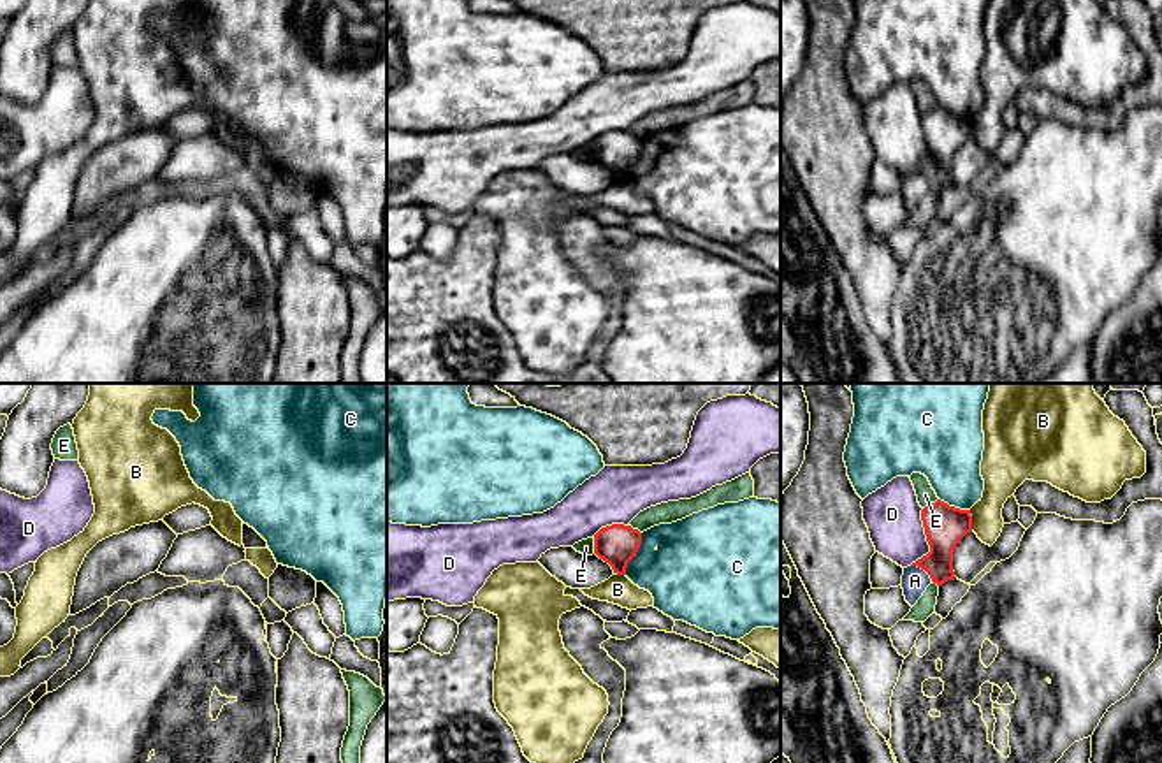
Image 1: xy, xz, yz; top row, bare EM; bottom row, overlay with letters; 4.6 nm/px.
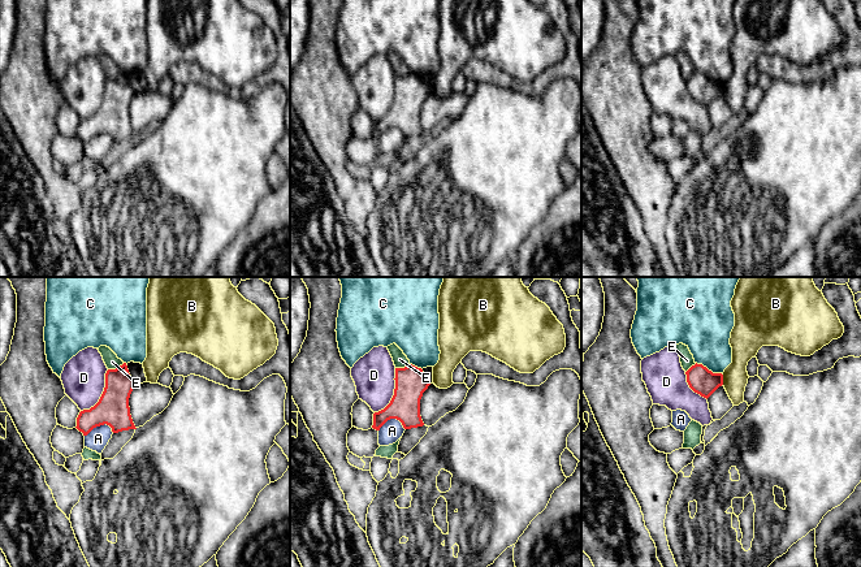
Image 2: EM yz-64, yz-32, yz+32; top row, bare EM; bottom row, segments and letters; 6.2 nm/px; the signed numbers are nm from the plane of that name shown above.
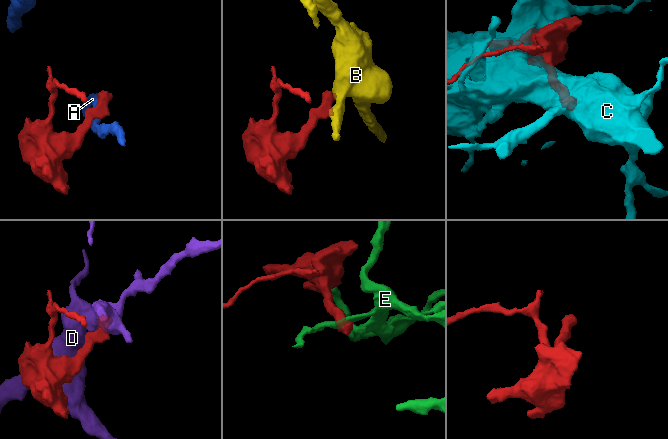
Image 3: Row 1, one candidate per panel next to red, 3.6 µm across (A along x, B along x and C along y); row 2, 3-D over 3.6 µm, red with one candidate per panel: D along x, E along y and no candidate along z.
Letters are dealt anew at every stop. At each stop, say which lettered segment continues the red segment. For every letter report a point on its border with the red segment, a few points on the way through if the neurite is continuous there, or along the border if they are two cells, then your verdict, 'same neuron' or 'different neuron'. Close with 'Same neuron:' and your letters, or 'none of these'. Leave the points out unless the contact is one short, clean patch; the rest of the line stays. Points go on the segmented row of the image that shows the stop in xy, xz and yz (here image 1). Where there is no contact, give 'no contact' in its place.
A: contact yz (923, 568); border yz (911, 565), (916, 565), (932, 581); different neuron
B: contact yz (971, 521); border yz (969, 510), (973, 530); different neuron
C: contact xz (635, 554); different neuron
D: contact yz (927, 540); border yz (922, 508), (922, 526), (929, 551), (909, 565); different neuron
E: contact xz (595, 545); different neuron
Same neuron: none of these

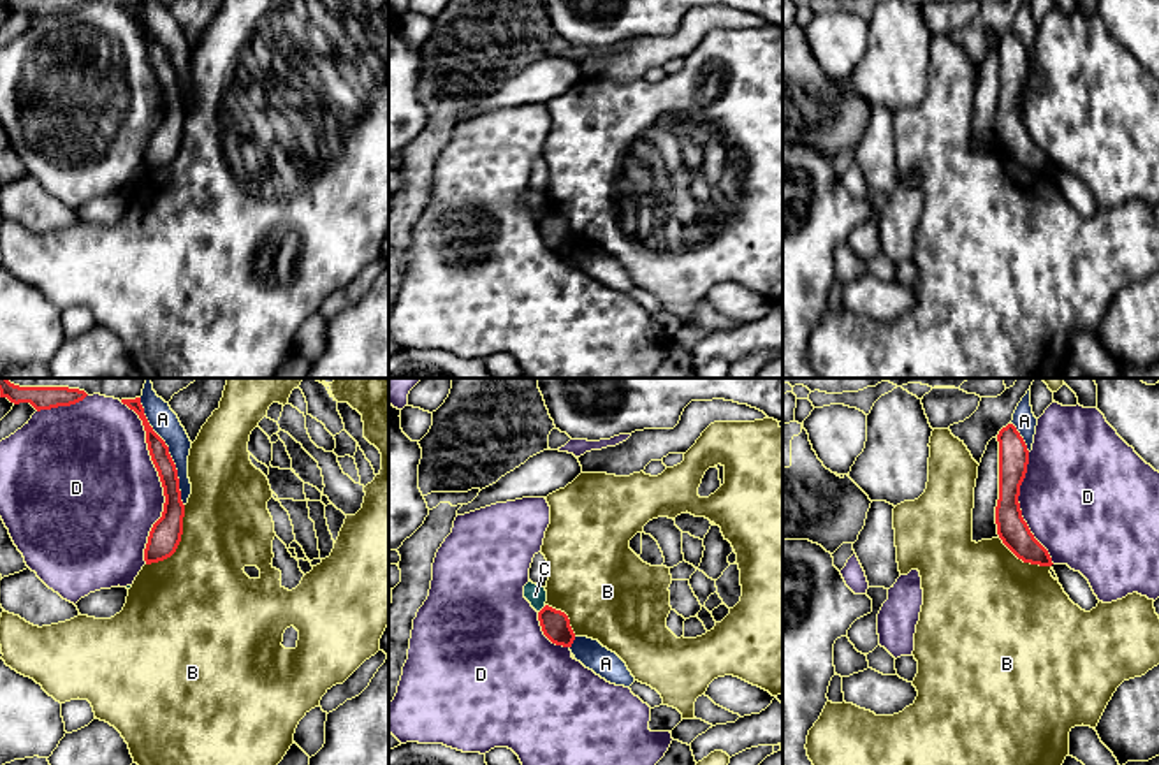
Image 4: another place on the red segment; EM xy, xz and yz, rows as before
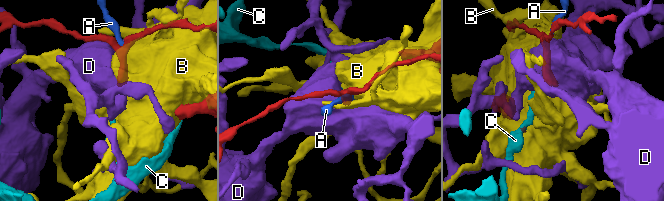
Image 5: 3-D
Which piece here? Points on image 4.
A: contact xy (167, 452); different neuron
B: contact xy (180, 540); different neuron
C: contact xz (542, 609); border xz (546, 605), (539, 612); different neuron
D: contact xy (160, 480); different neuron
Same neuron: none of these

